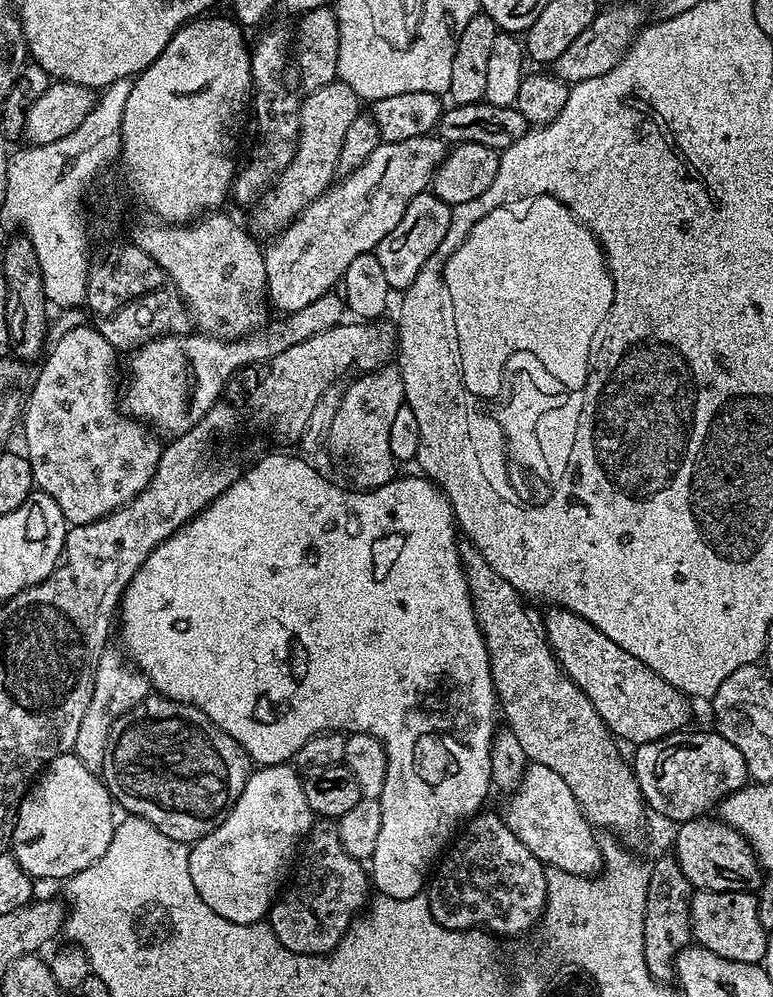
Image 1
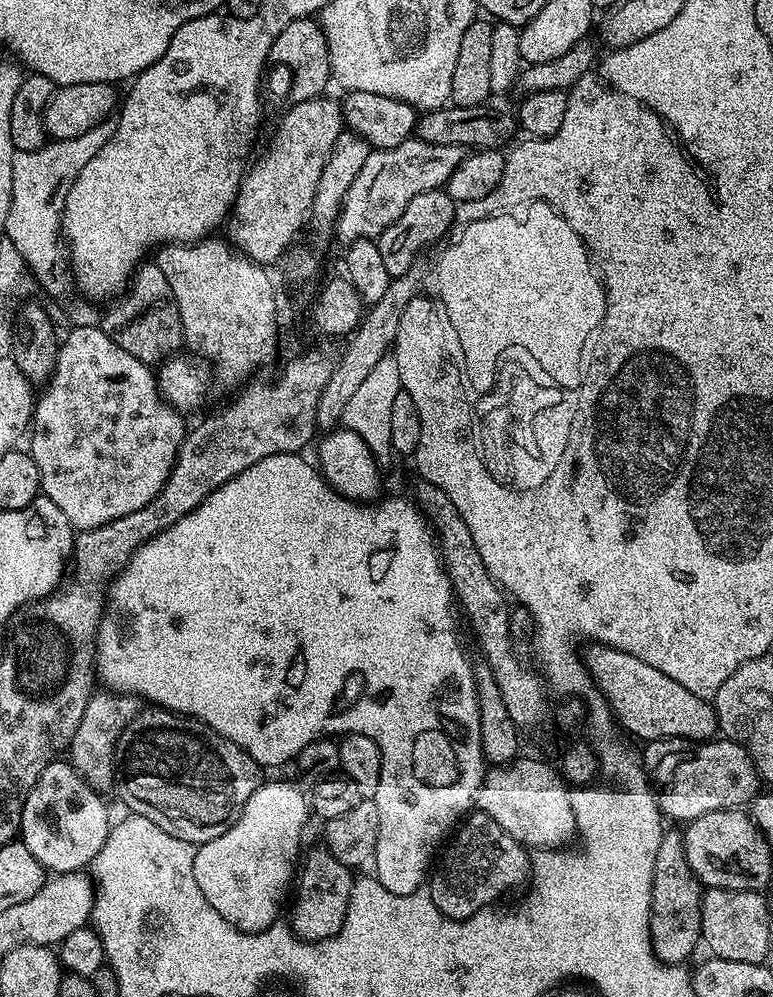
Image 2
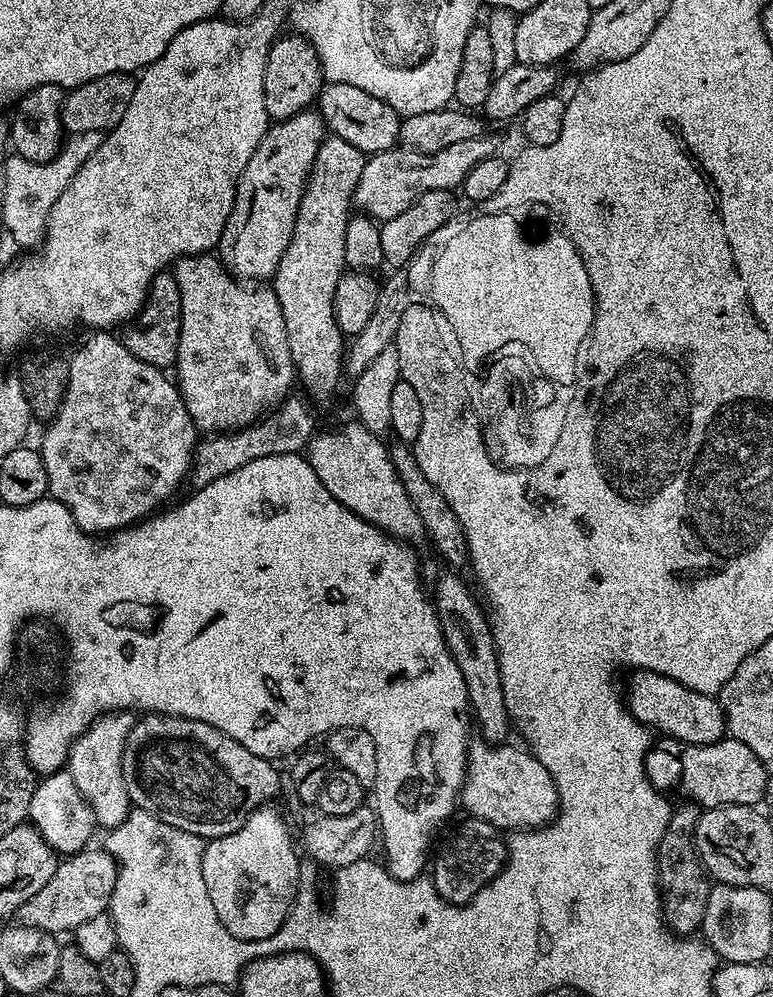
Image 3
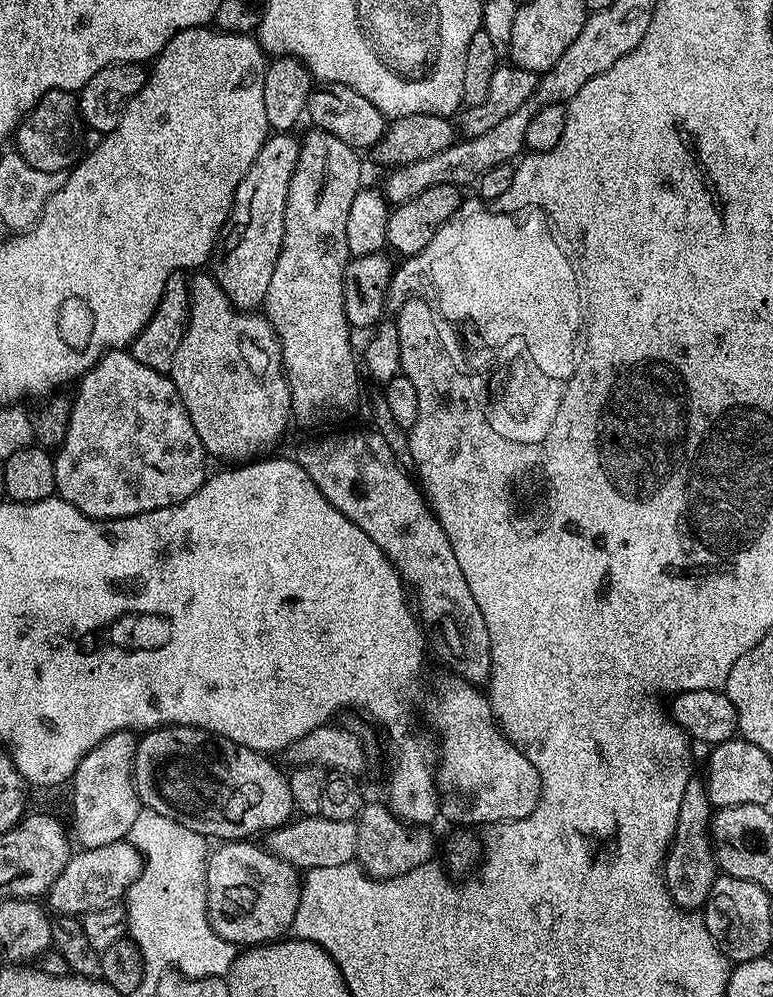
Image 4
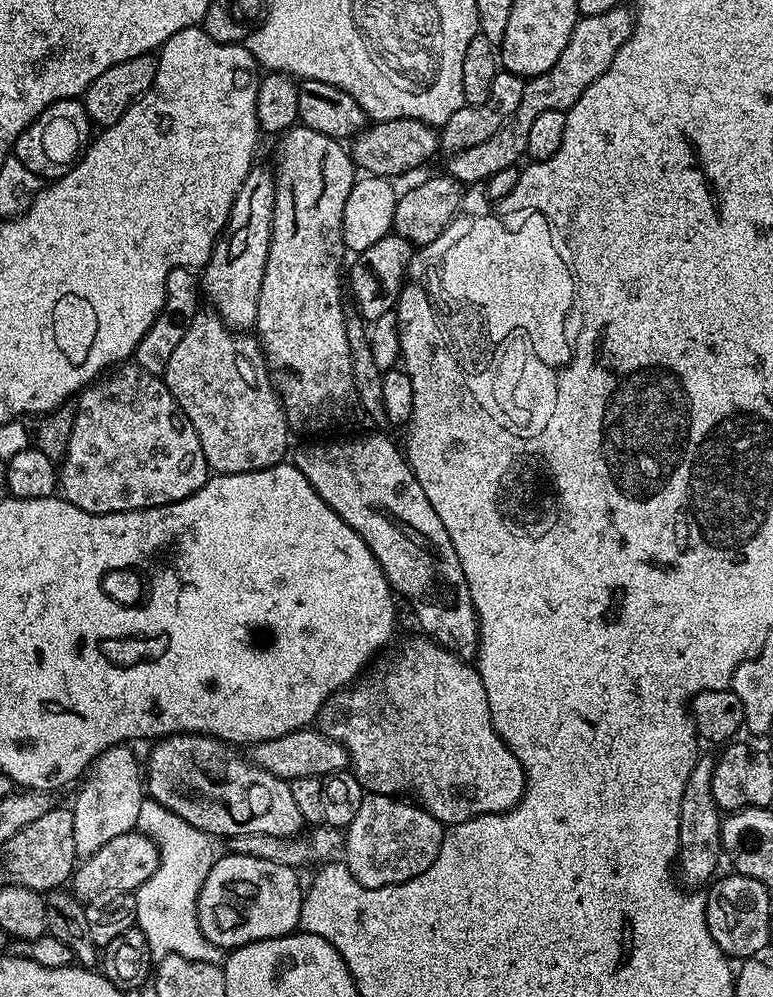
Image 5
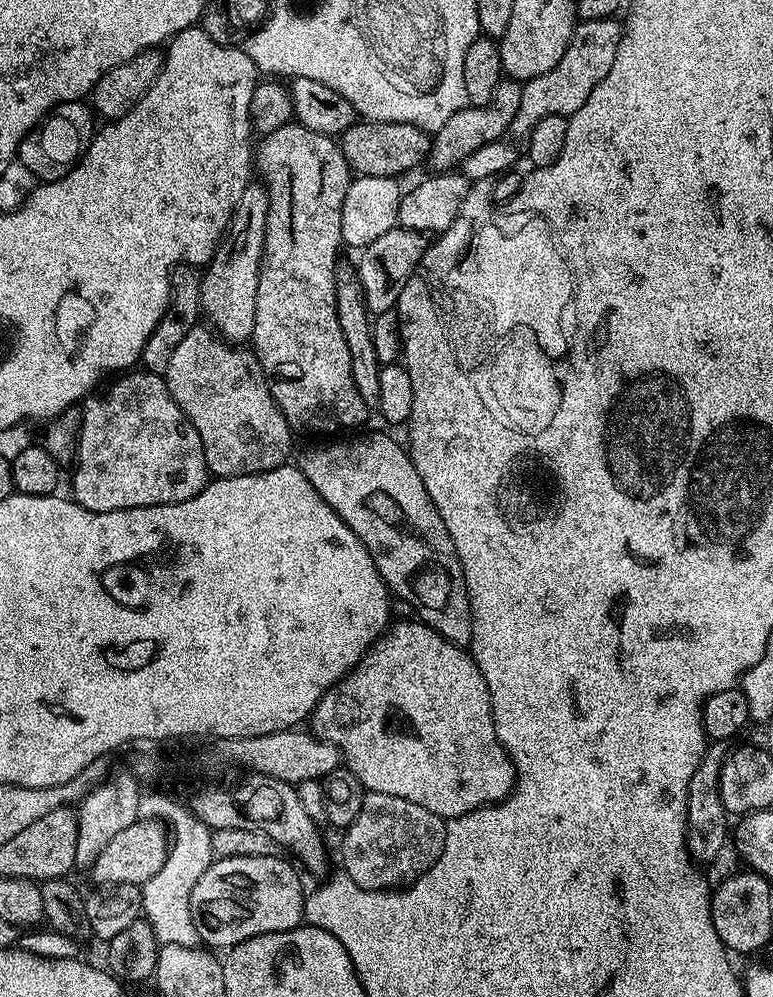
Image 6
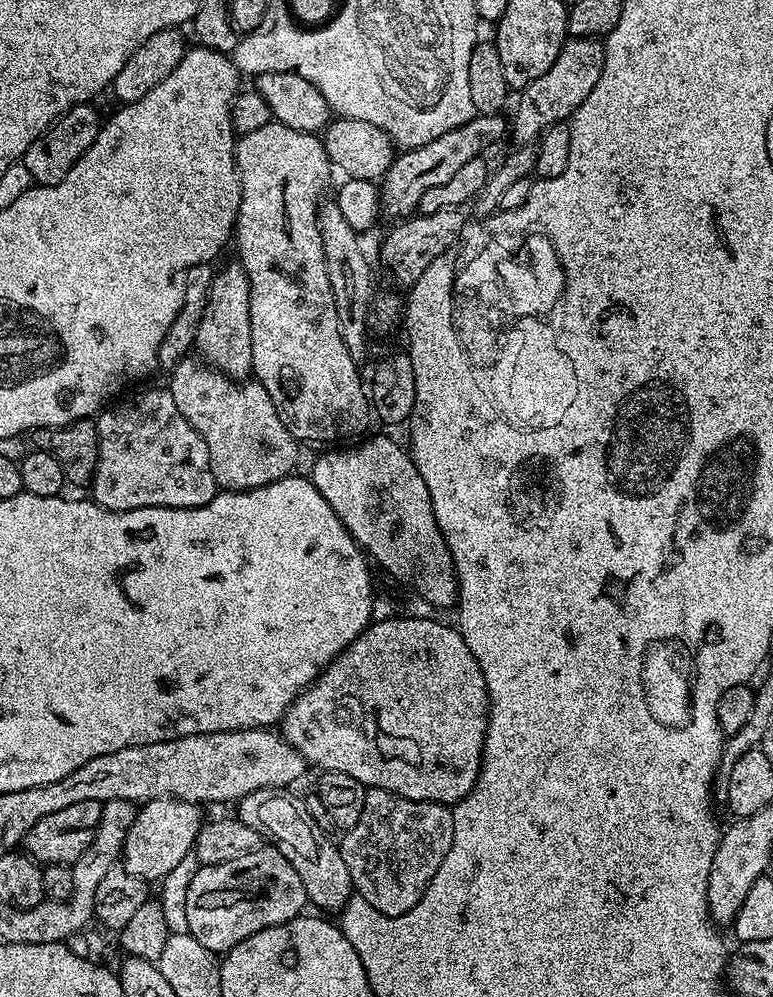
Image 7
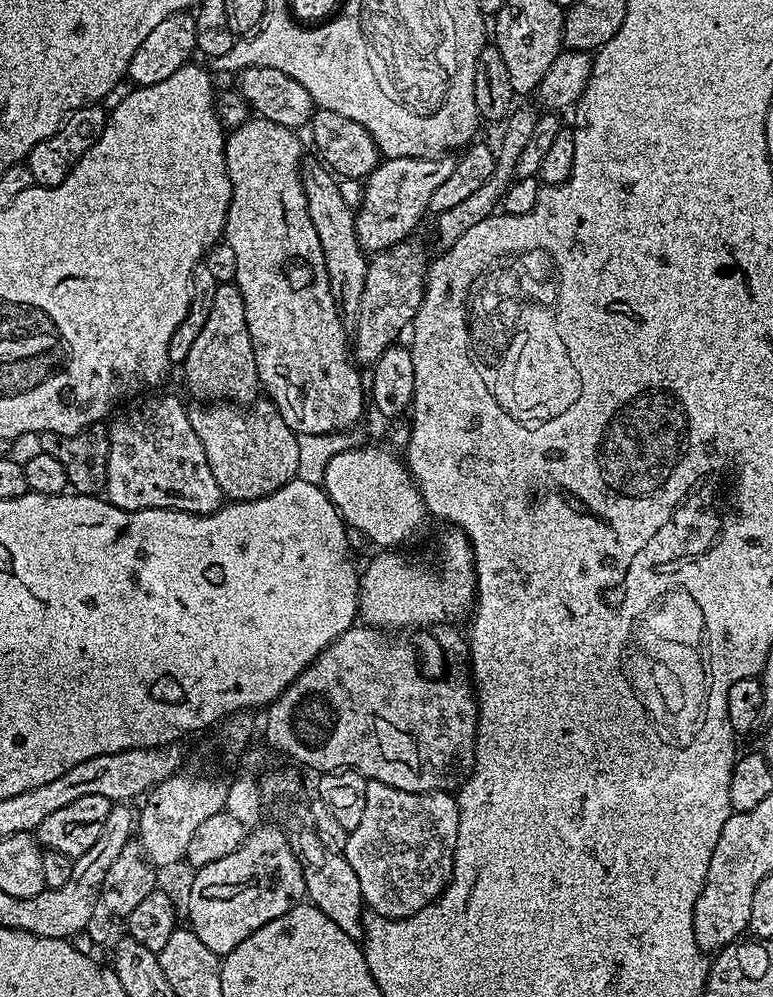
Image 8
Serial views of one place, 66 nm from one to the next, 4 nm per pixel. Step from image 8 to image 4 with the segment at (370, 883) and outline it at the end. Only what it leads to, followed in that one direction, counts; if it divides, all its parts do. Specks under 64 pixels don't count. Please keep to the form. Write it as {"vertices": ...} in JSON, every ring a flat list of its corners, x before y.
{"vertices":[[365,803,356,820,358,846,356,860,369,876,377,880,388,880,391,876,401,876,410,870,429,863,432,856,432,836,424,826,405,824,387,803]]}

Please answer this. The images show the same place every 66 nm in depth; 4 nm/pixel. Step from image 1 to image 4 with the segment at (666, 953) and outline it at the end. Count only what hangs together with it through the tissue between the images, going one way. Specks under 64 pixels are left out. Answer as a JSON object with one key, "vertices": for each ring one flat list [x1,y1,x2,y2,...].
{"vertices":[[699,778,689,780,686,794,682,794,682,806,678,806,678,826,664,855,664,885,668,887,670,898,675,904,685,910,703,909,718,875,710,835,713,815,714,809,705,781]]}

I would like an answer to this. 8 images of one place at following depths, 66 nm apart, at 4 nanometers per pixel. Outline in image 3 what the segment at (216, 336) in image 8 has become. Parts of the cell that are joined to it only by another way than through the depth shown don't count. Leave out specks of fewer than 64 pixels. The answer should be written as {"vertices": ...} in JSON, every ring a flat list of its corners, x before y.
{"vertices":[[305,110,275,121,262,142,258,142,258,150,254,150,246,170,242,170,242,178,238,178,234,206,218,245,218,259,233,276,245,282,268,282,276,275,294,234,298,206,308,185,312,163,325,139,324,119,319,111]]}

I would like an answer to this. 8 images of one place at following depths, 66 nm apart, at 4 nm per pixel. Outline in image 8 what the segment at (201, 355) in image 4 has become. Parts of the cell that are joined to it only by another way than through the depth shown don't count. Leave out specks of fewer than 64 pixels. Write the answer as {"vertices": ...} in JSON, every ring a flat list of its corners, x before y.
{"vertices":[[257,399,249,408,231,402,212,402,207,406,196,407,200,408,188,408,190,426,194,426,194,434,198,434,202,450,206,450,206,462,210,462,210,474,214,474,214,482,218,482,221,493,229,501,257,500,274,494,274,490,286,486,286,482,297,479,297,435,290,430,290,426,286,426,282,414,278,414,271,400]]}

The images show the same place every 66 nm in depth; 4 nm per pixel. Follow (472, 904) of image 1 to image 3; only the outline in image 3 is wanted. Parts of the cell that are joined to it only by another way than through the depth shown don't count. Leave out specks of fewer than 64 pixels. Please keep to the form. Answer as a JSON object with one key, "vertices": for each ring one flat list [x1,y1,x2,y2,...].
{"vertices":[[464,818,464,821,446,836,443,837,445,840,440,853,437,856,435,853,430,864,432,885,446,903,469,904,504,869,508,859,505,837,501,829,495,828,490,822,475,818]]}

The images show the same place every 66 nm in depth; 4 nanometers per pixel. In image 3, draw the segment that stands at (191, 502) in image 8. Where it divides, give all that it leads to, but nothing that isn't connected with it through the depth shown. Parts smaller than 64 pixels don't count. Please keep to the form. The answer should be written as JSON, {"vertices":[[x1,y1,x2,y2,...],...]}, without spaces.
{"vertices":[[96,330,88,334,88,338,81,344,80,348,73,354,67,363,68,382,64,392,62,406,58,414,47,425,44,432,44,441,38,444,38,451,42,462,46,462,46,478,48,479,48,491,51,499,62,502,66,510,78,522,78,526,89,534,112,534,117,530,123,530,145,518,151,517,161,507,163,500,168,500,176,492,176,487,189,475,192,466,192,453,196,451,198,443,198,429,190,414,186,410,184,399,182,399,179,387,163,369,156,368,136,358,111,331]]}

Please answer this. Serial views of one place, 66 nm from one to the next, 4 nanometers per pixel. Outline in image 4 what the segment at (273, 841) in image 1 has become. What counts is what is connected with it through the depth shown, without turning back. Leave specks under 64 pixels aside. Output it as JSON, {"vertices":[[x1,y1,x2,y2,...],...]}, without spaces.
{"vertices":[[248,840,224,842,224,843,221,843,219,847,217,847,217,848,220,848,217,850,217,852,215,849,215,851,213,851,211,855,209,855,208,857,208,917,210,918,210,926,214,926,214,930,216,931,216,933,218,933,219,936,221,936,222,938,226,938,226,942,230,942,231,944,234,944,237,946,255,946,257,944,267,944,269,942,275,942,281,939,281,937,283,937,285,933,287,933,289,929,291,929,292,923,294,922,294,914,298,910,298,898,300,897,300,885,302,883,302,880,301,880,301,877,298,875,297,869,293,868,292,865,286,863,285,860,279,860,276,857,276,853,269,850,267,847,261,846,261,848,259,848,258,845,252,844,252,843,256,843,256,842,249,842]]}

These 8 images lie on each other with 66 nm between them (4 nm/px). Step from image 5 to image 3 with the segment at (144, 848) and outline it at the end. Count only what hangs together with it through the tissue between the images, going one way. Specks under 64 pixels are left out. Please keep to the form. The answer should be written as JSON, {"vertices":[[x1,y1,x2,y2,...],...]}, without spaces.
{"vertices":[[107,850,92,851,74,852,61,859,54,870,54,878,50,878,50,882,46,882,34,898,19,908,19,923,43,932,72,934,78,926,82,926,82,922,105,915,108,901,112,899,118,862]]}

